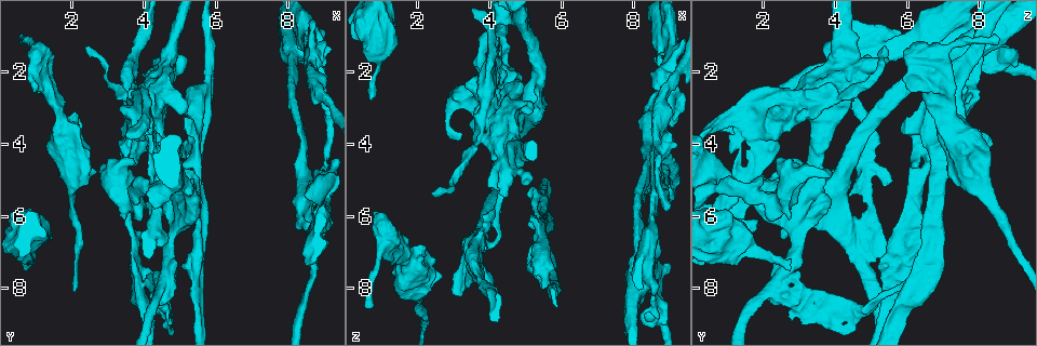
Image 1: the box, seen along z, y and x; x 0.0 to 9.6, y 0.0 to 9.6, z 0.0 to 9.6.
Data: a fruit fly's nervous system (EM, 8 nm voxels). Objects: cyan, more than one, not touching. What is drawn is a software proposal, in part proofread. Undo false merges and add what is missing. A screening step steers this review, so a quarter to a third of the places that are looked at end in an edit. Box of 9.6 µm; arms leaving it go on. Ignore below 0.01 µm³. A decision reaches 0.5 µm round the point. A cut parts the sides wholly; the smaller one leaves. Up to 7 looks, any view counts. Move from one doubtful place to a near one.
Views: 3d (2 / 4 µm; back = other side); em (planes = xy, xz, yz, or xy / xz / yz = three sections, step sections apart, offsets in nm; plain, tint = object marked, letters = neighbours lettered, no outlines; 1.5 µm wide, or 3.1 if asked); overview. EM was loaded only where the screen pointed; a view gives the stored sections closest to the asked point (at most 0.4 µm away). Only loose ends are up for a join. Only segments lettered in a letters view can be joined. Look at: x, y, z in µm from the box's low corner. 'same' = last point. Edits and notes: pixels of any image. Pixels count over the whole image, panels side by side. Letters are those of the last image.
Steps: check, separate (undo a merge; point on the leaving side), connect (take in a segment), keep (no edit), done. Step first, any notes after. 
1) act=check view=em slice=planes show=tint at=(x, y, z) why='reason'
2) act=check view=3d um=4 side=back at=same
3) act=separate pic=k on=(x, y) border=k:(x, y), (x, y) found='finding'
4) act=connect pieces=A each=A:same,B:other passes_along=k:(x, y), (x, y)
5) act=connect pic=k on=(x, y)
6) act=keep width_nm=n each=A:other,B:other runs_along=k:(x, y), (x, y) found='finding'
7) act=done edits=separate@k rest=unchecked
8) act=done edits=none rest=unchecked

act=check view=3d um=4 at=(4.20, 7.60, 6.40)

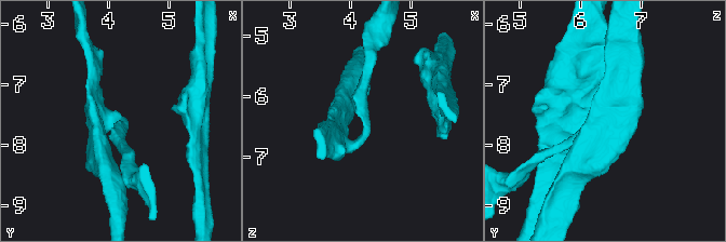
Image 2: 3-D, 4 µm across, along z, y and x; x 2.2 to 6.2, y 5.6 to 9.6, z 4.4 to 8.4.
act=check view=em slice=yz step=8 show=letters at=(4.20, 7.60, 6.45)

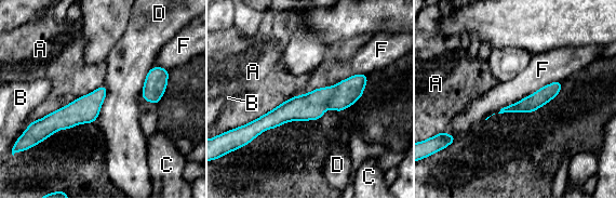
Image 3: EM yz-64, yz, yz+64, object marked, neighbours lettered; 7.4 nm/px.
act=check view=em slice=xz step=4 show=letters at=same

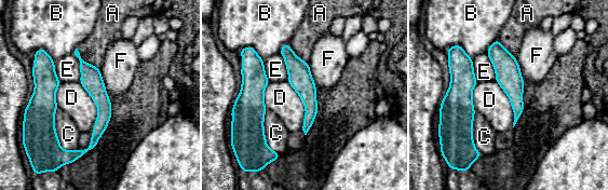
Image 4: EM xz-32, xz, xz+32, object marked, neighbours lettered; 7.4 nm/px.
act=keep each=A:other,B:other,C:other,D:other,E:other,F:other runs_along=4:(283, 52), (308, 93), (306, 129) found='no lettered segment goes on from it'

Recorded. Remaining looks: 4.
act=check view=3d um=2 at=(1.00, 2.45, 6.10) why='thick end'

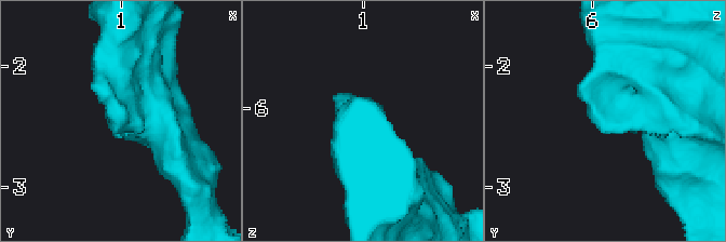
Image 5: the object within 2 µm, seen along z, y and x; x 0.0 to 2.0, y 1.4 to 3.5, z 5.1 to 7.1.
act=check view=em slice=planes show=tint at=(0.92, 2.50, 6.12) why='need the tissue'

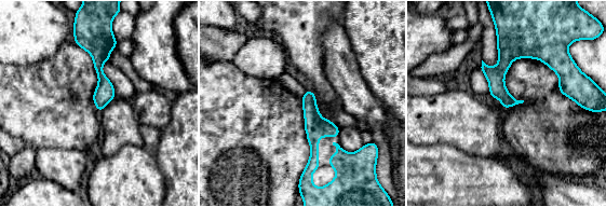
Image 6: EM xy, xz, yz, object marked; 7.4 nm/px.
act=check view=em slice=planes show=letters at=same

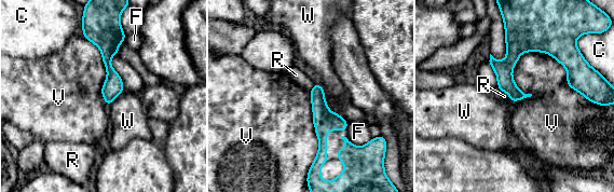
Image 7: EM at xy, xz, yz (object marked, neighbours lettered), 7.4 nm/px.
act=keep each=C:other,F:other,R:other,V:other,W:other border=7:(513, 66), (546, 52), (592, 103) found='none of them fits'

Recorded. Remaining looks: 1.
act=done edits=none rest=unchecked

